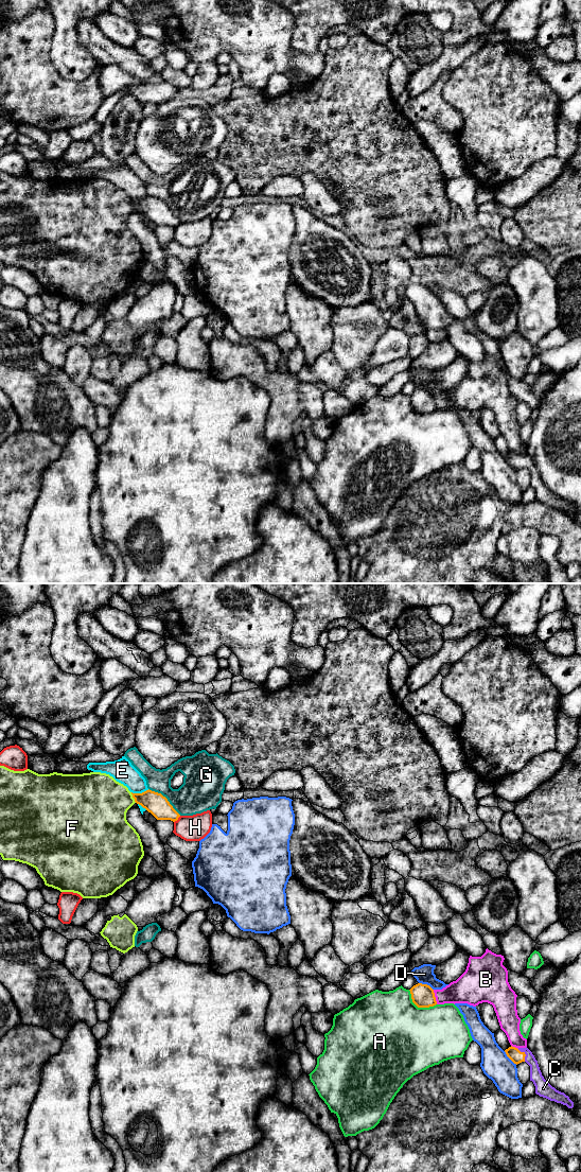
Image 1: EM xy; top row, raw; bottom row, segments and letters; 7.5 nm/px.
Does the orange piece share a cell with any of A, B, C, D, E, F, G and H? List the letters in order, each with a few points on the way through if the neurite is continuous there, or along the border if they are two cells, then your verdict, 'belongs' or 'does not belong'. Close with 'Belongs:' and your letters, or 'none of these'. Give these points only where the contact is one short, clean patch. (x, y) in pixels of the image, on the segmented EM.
A: does not belong
B: does not belong
C: belongs
D: does not belong
E: does not belong
F: along xy (130, 792), (136, 802) | does not belong
G: does not belong
H: does not belong
Belongs: C

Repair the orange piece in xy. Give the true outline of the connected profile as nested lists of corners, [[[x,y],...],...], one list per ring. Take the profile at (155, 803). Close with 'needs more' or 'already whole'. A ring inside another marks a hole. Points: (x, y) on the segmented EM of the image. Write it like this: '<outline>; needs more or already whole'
[[[148,789],[142,793],[131,792],[131,794],[135,802],[151,812],[157,820],[171,820],[175,822],[180,817],[161,793]]]; already whole

